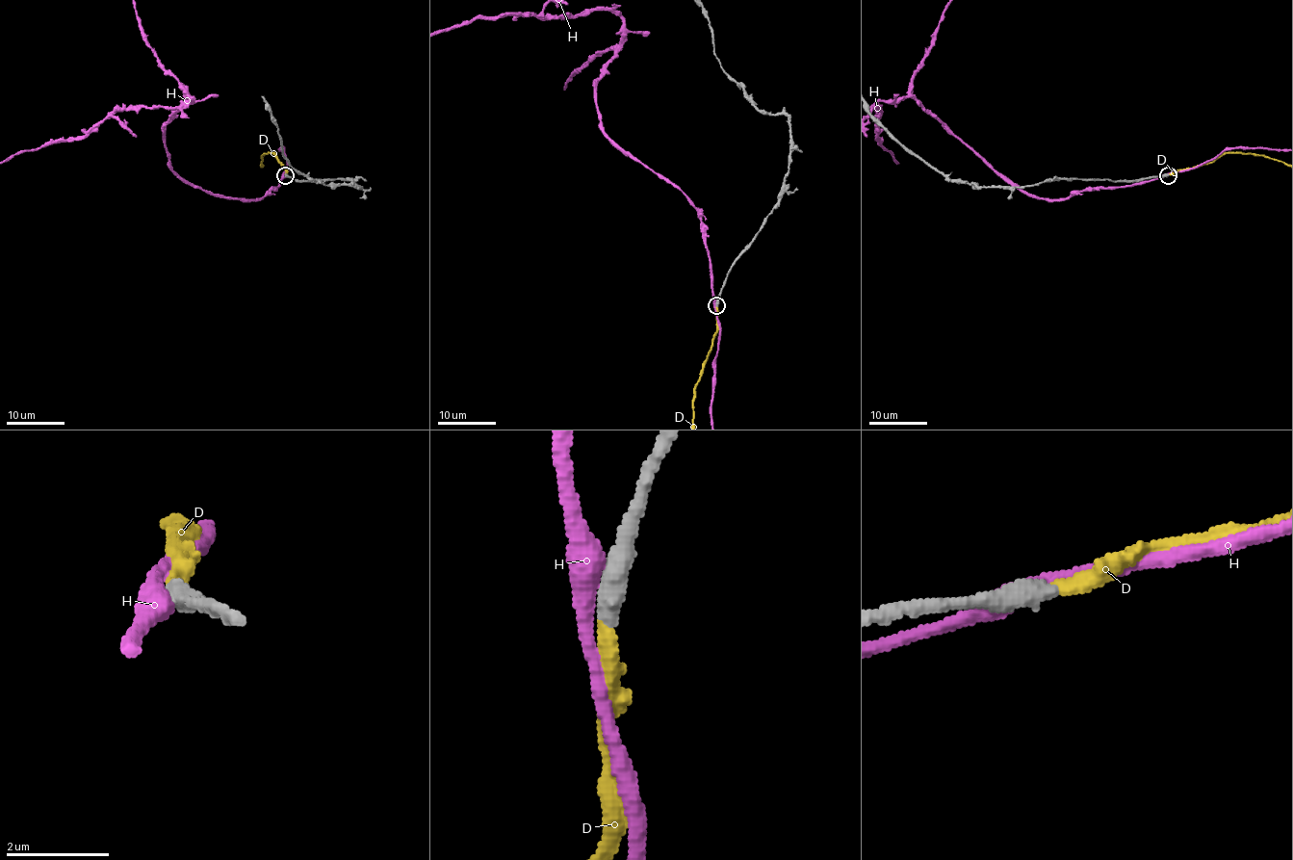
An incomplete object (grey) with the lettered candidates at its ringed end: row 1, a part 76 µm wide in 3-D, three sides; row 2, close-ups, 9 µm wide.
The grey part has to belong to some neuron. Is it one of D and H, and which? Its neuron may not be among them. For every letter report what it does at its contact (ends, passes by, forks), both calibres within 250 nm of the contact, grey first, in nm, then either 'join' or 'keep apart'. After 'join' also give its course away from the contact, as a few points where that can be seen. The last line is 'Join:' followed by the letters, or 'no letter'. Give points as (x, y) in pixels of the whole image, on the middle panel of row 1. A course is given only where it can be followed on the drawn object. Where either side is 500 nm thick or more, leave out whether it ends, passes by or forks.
D: it ends; calibres 440 and 280 nm; join
H: calibres 550 and 420 nm; keep apart
Join: D

